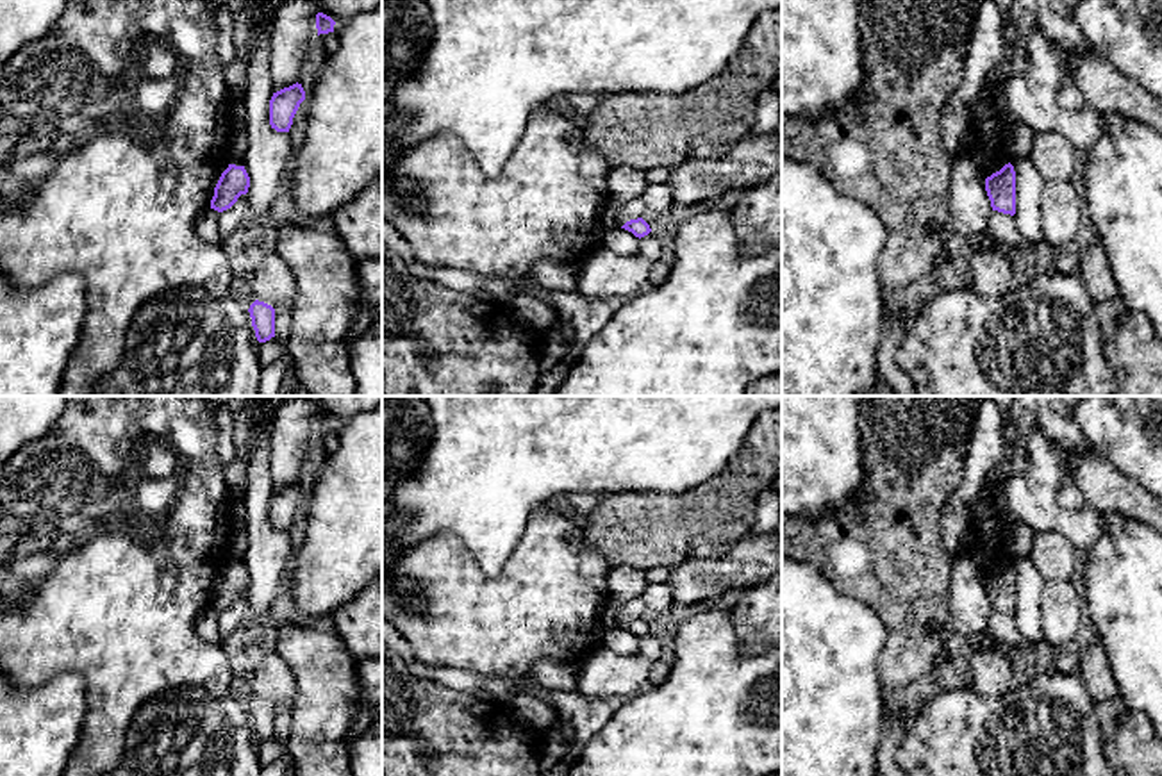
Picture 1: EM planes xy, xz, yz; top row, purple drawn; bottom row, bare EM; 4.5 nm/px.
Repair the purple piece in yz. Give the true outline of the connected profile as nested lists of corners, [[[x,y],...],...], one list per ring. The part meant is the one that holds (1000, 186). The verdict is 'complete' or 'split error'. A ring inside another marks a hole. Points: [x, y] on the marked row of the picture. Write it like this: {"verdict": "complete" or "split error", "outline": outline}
{"verdict": "complete", "outline": [[[1010,162],[985,178],[985,191],[992,211],[1016,214],[1016,171]]]}

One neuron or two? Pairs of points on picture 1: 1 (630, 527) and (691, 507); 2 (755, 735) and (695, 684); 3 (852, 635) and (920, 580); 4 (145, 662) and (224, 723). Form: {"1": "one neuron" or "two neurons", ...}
{"1": "one neuron", "2": "one neuron", "3": "two neurons", "4": "two neurons"}

